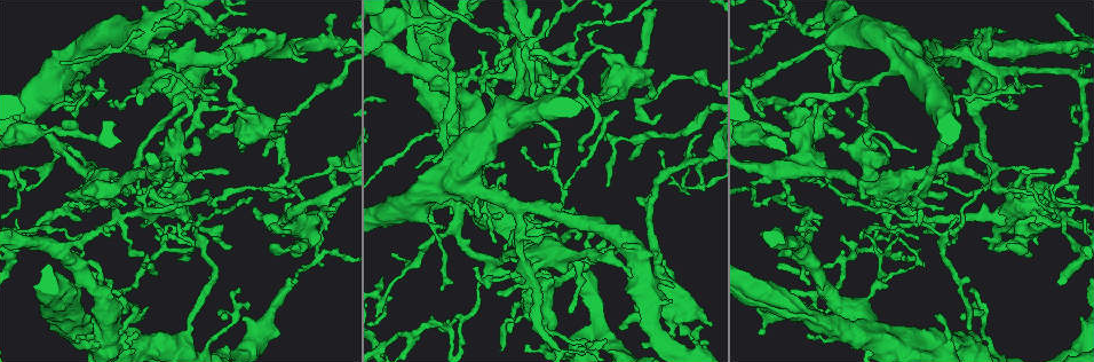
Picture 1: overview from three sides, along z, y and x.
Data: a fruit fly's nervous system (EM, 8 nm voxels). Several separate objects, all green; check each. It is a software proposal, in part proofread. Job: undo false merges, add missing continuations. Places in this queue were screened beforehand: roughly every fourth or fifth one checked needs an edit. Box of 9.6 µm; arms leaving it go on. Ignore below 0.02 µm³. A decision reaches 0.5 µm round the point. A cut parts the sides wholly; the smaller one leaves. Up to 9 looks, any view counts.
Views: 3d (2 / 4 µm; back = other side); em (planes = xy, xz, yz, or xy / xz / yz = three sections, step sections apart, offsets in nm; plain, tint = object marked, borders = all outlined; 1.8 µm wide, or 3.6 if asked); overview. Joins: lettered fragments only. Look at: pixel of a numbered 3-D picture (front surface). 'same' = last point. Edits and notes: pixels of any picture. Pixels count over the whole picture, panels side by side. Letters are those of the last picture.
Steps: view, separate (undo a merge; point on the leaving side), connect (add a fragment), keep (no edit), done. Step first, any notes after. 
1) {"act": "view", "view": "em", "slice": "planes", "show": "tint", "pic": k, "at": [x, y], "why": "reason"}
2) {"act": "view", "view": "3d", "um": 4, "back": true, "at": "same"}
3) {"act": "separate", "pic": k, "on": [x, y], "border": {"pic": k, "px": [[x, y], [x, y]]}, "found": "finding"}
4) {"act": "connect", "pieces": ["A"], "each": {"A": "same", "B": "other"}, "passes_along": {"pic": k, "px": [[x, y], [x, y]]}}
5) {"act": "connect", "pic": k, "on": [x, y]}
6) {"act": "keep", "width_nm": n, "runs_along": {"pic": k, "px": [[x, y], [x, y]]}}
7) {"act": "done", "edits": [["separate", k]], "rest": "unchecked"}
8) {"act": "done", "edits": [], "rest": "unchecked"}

{"act": "view", "view": "em", "slice": "xz", "step": 4, "show": "tint", "pic": 1, "at": [252, 208], "why": "free end"}

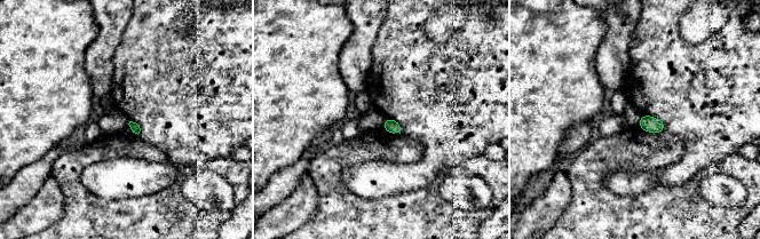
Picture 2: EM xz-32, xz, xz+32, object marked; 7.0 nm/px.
{"act": "view", "view": "em", "slice": "planes", "show": "borders", "at": "same"}

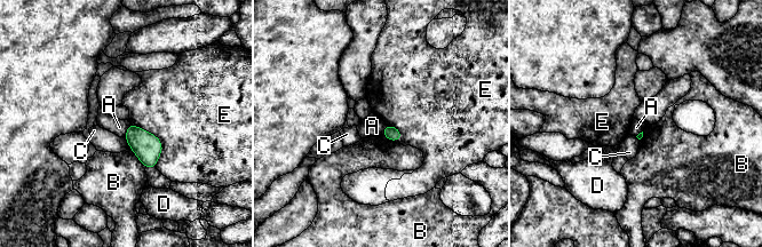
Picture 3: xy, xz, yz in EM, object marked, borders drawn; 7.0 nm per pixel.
{"act": "keep", "each": {"A": "other", "B": "other", "C": "other", "D": "other", "E": "other"}, "border": {"pic": 3, "px": [[131, 124], [124, 136]]}, "found": "no lettered fragment goes on from it"}

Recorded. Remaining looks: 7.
{"act": "view", "view": "3d", "um": 2, "back": true, "pic": 1, "at": [209, 134], "why": "an open end"}

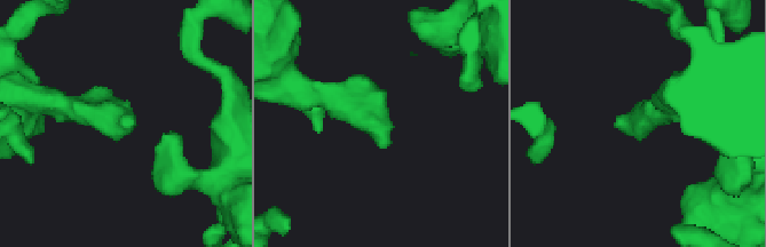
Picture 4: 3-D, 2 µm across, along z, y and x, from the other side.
{"act": "view", "view": "em", "slice": "planes", "show": "borders", "pic": 4, "at": [614, 126]}

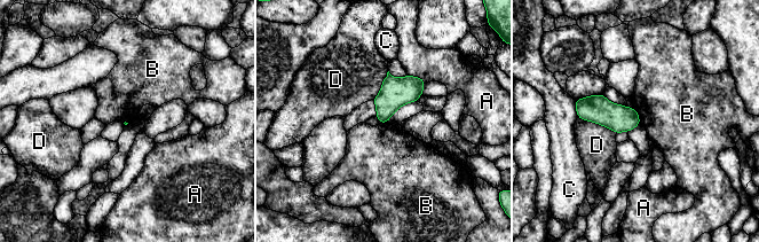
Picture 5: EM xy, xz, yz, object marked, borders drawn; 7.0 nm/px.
{"act": "keep", "each": {"A": "other", "B": "other", "C": "other", "D": "other"}, "border": {"pic": 5, "px": [[633, 107], [641, 123]]}, "found": "no lettered fragment goes on from it"}

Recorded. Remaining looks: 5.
{"act": "view", "view": "em", "slice": "xz", "step": 8, "show": "borders", "pic": 1, "at": [236, 111], "why": "stops while still wide"}

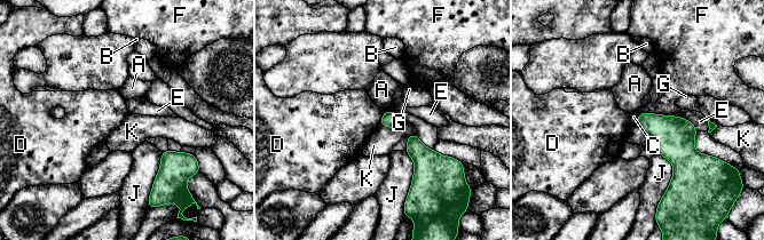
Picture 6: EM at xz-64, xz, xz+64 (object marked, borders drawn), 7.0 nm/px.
{"act": "view", "view": "em", "slice": "planes", "show": "borders", "at": "same"}

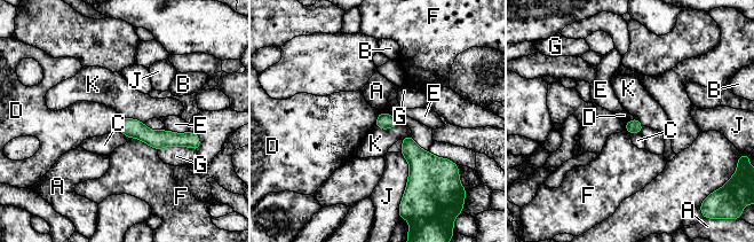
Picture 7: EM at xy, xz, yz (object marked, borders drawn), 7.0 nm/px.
{"act": "keep", "each": {"A": "other", "B": "other", "C": "other", "D": "other", "E": "other", "F": "other", "G": "other", "J": "other", "K": "other"}, "found": "no lettered fragment goes on from it"}

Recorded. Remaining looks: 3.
{"act": "view", "view": "em", "um": 3.6, "slice": "xy", "step": 8, "show": "tint", "pic": 1, "at": [800, 168], "why": "calibre changes"}

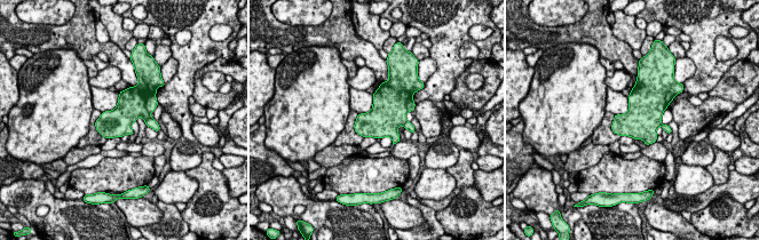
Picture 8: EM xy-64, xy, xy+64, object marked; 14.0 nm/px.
{"act": "view", "view": "em", "um": 3.6, "slice": "planes", "show": "borders", "at": "same", "why": "cut it another way"}

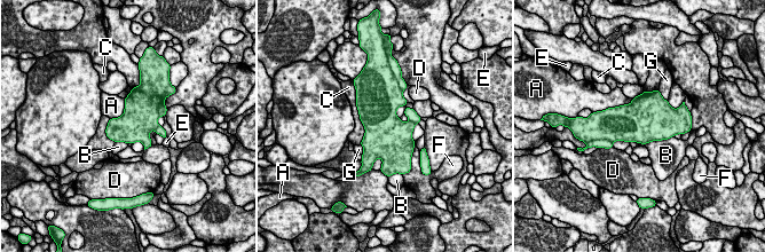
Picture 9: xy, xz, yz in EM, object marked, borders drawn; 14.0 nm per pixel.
{"act": "keep", "each": {"A": "other", "B": "other", "C": "other", "D": "other", "E": "other", "F": "other", "G": "other"}, "border": {"pic": 9, "px": [[632, 99], [605, 110]]}, "found": "one cell here"}

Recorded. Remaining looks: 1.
{"act": "done", "edits": [], "rest": "unchecked"}

